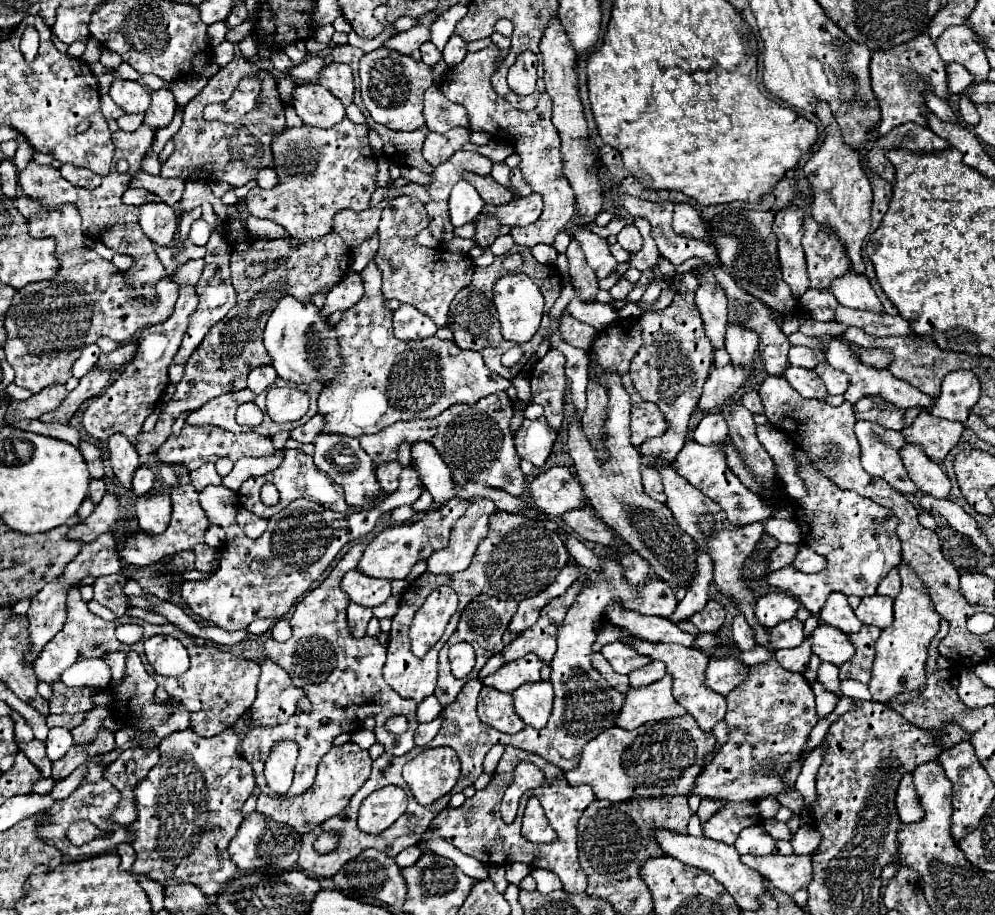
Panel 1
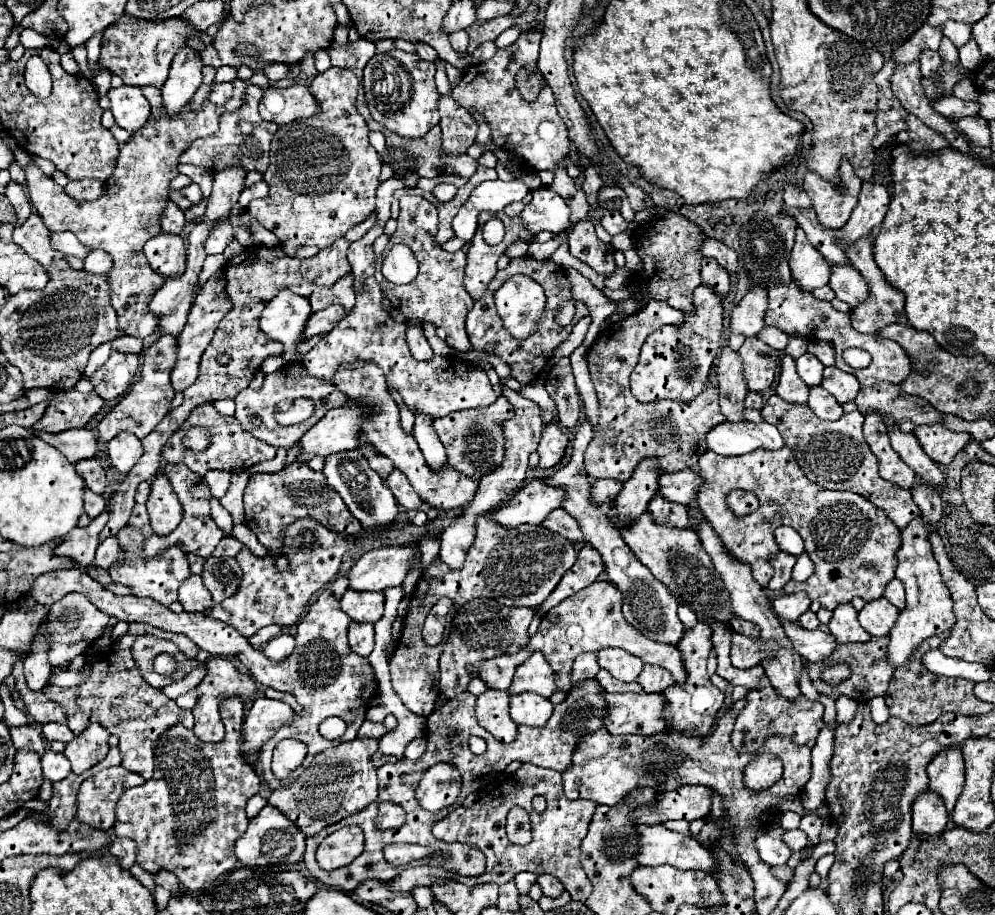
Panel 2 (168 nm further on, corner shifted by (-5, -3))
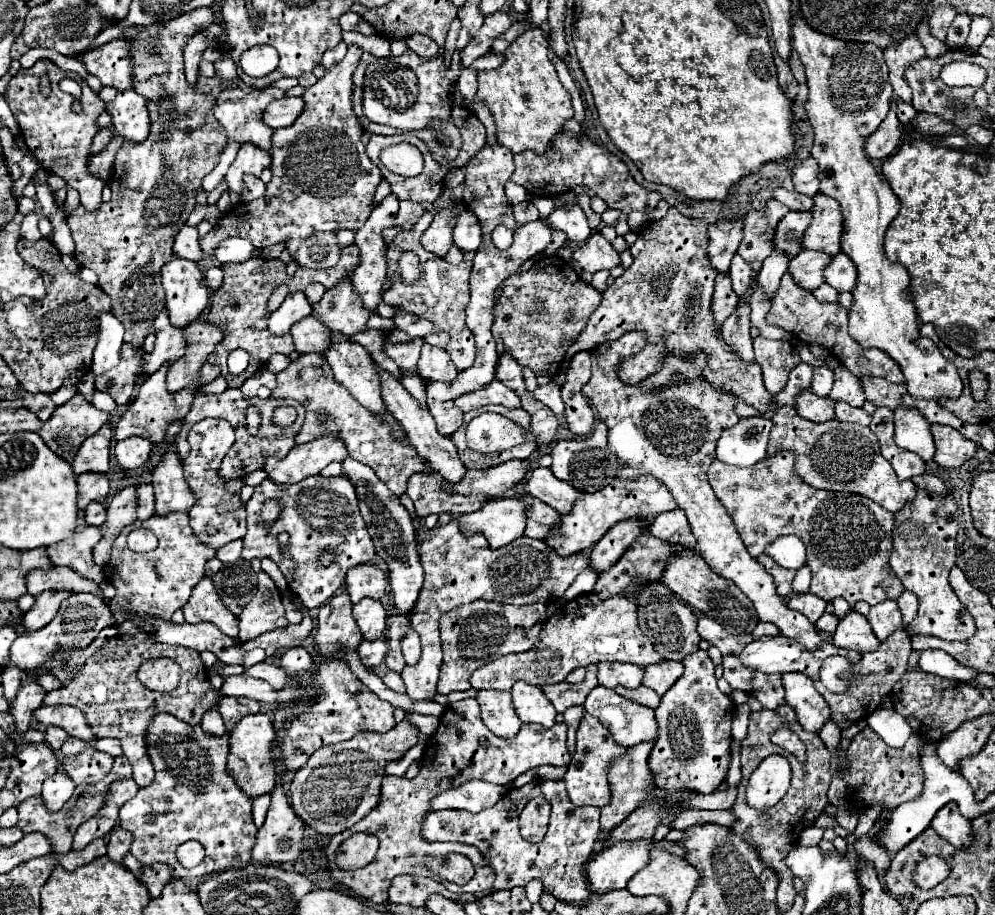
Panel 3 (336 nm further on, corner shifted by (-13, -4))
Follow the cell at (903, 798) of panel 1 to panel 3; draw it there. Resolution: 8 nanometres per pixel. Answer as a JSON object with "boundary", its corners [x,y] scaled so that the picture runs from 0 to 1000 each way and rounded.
{"boundary":[[[951,879],[937,896],[937,905],[961,927],[973,927],[979,918],[977,898],[963,887],[963,879]]]}

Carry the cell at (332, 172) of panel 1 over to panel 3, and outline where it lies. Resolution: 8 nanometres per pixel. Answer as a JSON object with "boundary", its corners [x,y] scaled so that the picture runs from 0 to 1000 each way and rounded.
{"boundary":[[[352,48],[348,61],[330,74],[316,94],[308,96],[304,105],[308,118],[297,133],[275,142],[273,197],[267,201],[267,214],[229,227],[219,245],[201,260],[207,280],[215,280],[219,267],[231,258],[247,260],[261,273],[287,264],[291,280],[295,280],[299,269],[318,254],[344,249],[358,254],[366,247],[384,190],[368,170],[368,160],[362,155],[366,142],[354,122],[354,81],[362,63],[364,52]]]}

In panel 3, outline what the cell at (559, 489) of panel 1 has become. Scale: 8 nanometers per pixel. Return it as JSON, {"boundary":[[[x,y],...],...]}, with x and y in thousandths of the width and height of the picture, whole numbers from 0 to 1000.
{"boundary":[[[494,546],[474,562],[464,562],[460,566],[462,579],[468,586],[484,584],[494,601],[505,599],[525,586],[529,575],[529,557],[525,557],[525,546]]]}

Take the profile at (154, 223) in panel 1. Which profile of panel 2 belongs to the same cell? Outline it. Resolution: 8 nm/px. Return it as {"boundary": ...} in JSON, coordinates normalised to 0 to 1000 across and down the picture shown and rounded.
{"boundary":[[[159,255],[157,259],[149,261],[145,268],[145,279],[151,292],[165,303],[179,301],[185,294],[187,285],[187,270],[183,257],[175,255]]]}

